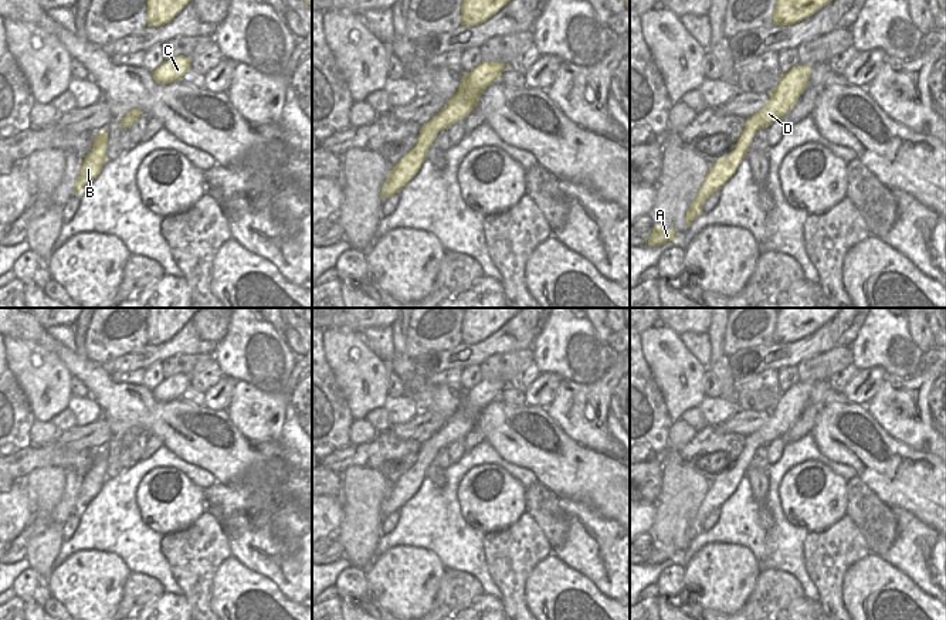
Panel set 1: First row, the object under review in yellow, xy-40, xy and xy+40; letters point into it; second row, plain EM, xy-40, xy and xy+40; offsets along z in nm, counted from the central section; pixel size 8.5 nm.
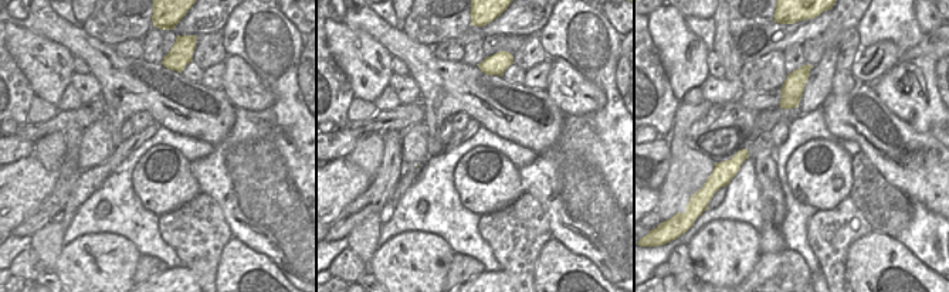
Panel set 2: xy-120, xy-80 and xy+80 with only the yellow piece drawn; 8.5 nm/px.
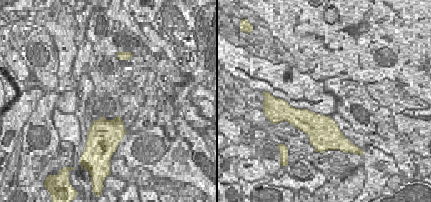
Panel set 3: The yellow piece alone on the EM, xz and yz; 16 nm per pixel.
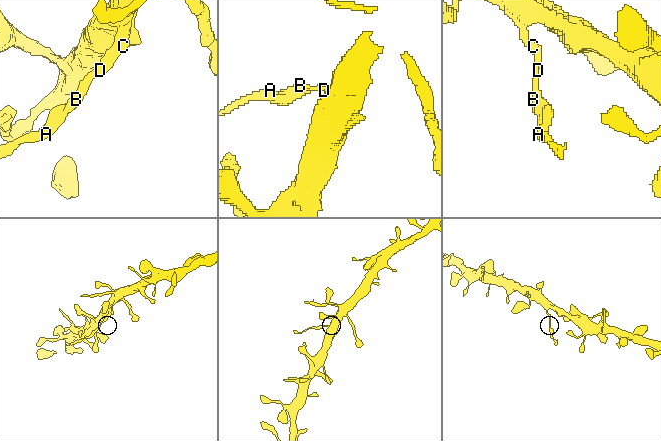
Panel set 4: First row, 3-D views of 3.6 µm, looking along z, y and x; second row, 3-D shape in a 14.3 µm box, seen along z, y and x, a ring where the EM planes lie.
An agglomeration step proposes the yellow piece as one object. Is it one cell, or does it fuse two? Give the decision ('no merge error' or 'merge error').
merge error

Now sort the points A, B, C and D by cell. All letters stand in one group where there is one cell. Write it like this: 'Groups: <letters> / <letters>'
Groups: A B D / C.

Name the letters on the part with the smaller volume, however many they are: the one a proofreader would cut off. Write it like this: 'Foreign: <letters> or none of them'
Foreign: A, B, D

